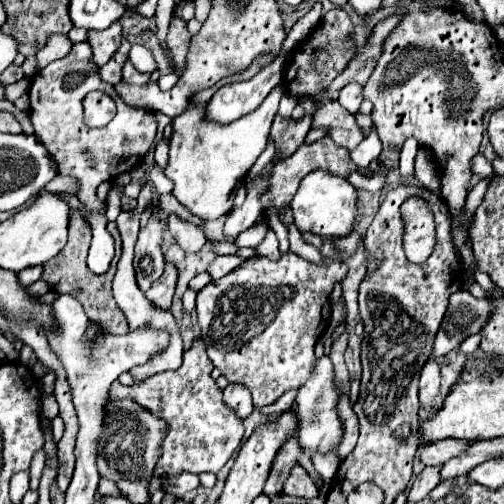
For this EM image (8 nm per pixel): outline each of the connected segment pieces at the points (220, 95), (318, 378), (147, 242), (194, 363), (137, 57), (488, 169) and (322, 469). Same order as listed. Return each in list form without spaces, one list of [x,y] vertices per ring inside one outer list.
[[[288,54],[278,56],[270,66],[246,82],[226,84],[216,90],[216,94],[206,104],[206,120],[218,124],[230,124],[240,116],[254,112],[268,96],[268,92],[282,82],[282,68],[288,60]]]
[[[322,356],[312,372],[312,378],[304,386],[300,386],[296,402],[292,406],[298,412],[298,442],[308,454],[314,450],[320,450],[322,454],[326,454],[332,450],[332,446],[340,442],[342,424],[336,414],[336,400],[338,400],[338,394],[334,392],[334,368],[330,358]]]
[[[152,214],[148,226],[140,230],[136,252],[134,252],[134,270],[136,282],[142,292],[146,292],[164,272],[164,258],[162,258],[162,224],[158,214]]]
[[[198,338],[198,340],[192,342],[192,348],[184,352],[184,362],[182,362],[182,366],[176,372],[162,372],[162,374],[150,376],[140,386],[122,386],[118,380],[112,384],[110,396],[114,400],[132,398],[138,406],[142,406],[144,410],[148,410],[156,418],[164,420],[166,426],[168,426],[168,434],[162,440],[160,458],[158,458],[156,468],[154,468],[154,476],[156,478],[178,476],[182,472],[192,472],[192,474],[212,472],[212,474],[216,474],[232,458],[232,454],[240,446],[240,442],[244,438],[244,422],[236,416],[236,412],[232,408],[228,408],[224,404],[222,390],[216,386],[216,380],[212,380],[212,376],[210,376],[212,368],[214,366],[212,366],[212,360],[206,354],[206,344]]]
[[[140,44],[132,46],[132,50],[130,50],[130,62],[134,64],[134,68],[138,72],[154,72],[154,68],[156,68],[152,52],[148,48],[140,46]]]
[[[478,154],[476,158],[474,158],[474,164],[472,164],[472,168],[474,168],[474,174],[480,174],[482,178],[488,178],[490,174],[494,174],[494,168],[492,168],[492,164],[482,156],[482,154]]]
[[[316,451],[312,457],[312,463],[322,478],[329,481],[336,476],[335,473],[338,471],[340,459],[326,458],[325,455],[322,455]]]

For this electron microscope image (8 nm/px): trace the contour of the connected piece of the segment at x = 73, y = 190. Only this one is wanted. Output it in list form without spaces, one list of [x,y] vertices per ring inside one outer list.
[[[57,174],[45,187],[44,190],[52,193],[66,191],[73,196],[77,195],[78,181],[71,176]]]

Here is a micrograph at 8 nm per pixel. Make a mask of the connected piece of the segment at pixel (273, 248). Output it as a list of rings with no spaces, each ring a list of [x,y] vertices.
[[[272,229],[268,230],[265,239],[256,246],[256,254],[273,261],[279,260],[281,257],[279,242]]]

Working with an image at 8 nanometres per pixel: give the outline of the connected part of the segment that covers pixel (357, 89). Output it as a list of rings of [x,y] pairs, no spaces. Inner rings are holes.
[[[356,82],[346,84],[346,86],[340,90],[338,102],[340,102],[346,110],[350,110],[350,112],[358,112],[358,106],[360,106],[360,102],[362,102],[362,86],[356,84]]]

